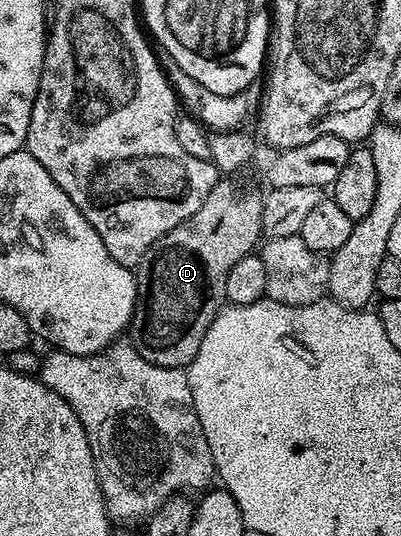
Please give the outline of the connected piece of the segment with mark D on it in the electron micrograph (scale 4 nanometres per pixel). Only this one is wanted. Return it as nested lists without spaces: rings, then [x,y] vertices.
[[[232,178],[217,179],[211,194],[198,206],[198,210],[190,218],[186,218],[174,230],[170,230],[151,250],[141,258],[136,273],[136,305],[132,311],[132,322],[126,332],[130,342],[154,366],[163,368],[187,369],[192,359],[198,354],[198,346],[202,346],[202,338],[206,338],[206,330],[214,322],[220,309],[226,304],[226,274],[230,274],[230,266],[244,256],[253,255],[256,243],[262,240],[262,206],[263,195],[256,192],[243,192]]]

